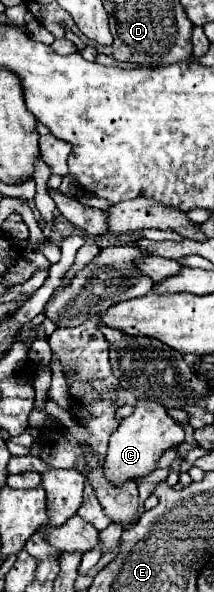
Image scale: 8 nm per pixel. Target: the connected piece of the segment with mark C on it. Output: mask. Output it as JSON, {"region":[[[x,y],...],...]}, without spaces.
{"region":[[[139,400],[135,404],[135,412],[129,418],[123,418],[119,428],[109,438],[109,452],[103,464],[105,478],[113,486],[121,486],[129,480],[143,478],[157,470],[157,462],[165,450],[179,446],[183,440],[185,440],[183,428],[165,412],[161,404],[153,400]]]}

